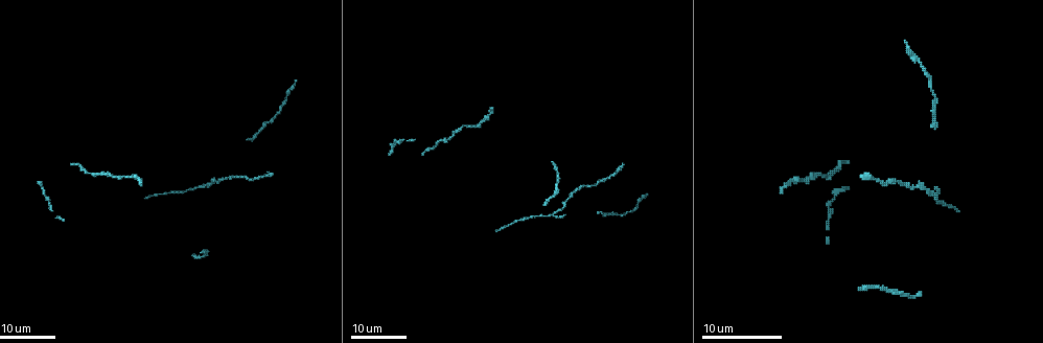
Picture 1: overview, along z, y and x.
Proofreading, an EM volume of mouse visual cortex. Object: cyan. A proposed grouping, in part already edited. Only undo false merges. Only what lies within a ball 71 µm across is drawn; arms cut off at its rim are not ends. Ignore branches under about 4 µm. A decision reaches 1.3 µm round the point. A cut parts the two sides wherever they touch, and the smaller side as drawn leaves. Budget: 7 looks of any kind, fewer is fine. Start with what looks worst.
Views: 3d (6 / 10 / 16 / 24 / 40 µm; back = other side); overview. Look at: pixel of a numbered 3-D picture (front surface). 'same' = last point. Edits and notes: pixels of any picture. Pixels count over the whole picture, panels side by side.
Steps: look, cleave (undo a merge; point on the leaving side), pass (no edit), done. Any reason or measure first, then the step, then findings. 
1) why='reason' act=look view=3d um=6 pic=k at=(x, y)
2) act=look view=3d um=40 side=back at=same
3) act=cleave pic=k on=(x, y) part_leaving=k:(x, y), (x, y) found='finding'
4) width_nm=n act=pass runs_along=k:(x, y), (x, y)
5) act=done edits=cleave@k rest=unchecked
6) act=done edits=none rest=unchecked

why='thick turns thin' act=look view=3d um=24 pic=1 at=(554, 213)

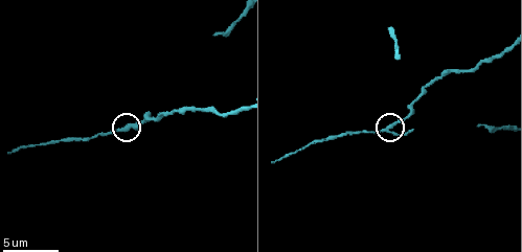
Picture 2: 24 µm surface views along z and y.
why='zoom in' act=look view=3d um=6 pic=2 at=(123, 130)

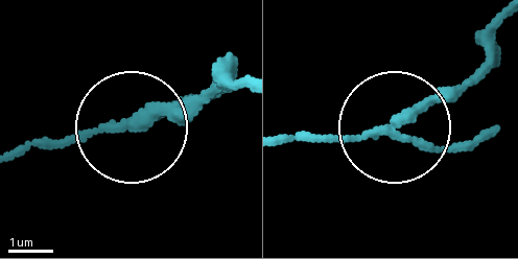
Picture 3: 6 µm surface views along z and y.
arms=3 act=pass runs_along=3:(23, 150), (143, 127), (229, 94) found='one neuron here'

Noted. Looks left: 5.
why='calibre changes' act=look view=3d um=6 pic=2 at=(79, 139)

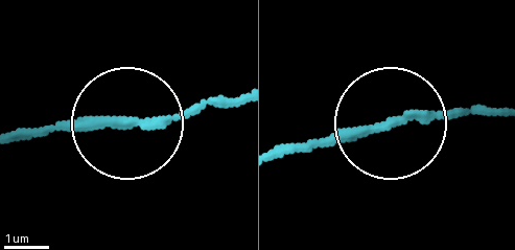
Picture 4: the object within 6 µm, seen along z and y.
act=look view=3d um=6 side=back pic=4 at=(389, 122)

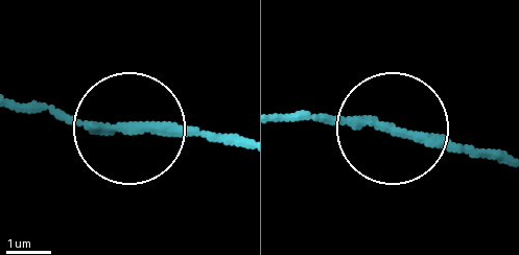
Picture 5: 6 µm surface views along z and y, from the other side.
act=pass runs_along=5:(327, 120), (502, 154) found='all the same neuron'

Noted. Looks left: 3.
act=look view=3d um=16 pic=2 at=(212, 110)

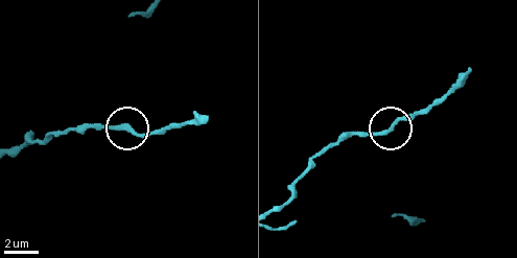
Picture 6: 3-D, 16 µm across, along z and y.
act=look view=3d um=6 pic=6 at=(388, 130)

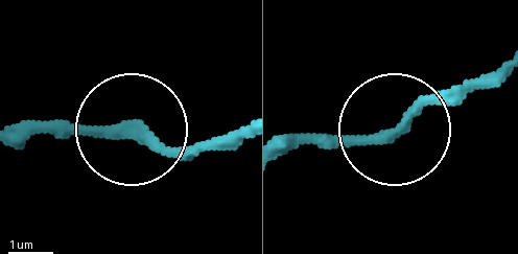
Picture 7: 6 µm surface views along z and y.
width_nm=240 act=pass runs_along=7:(283, 154), (395, 132), (481, 75) found='continuous, no second neuron'

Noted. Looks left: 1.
why='a narrow waist' act=look view=3d um=16 pic=2 at=(237, 19)

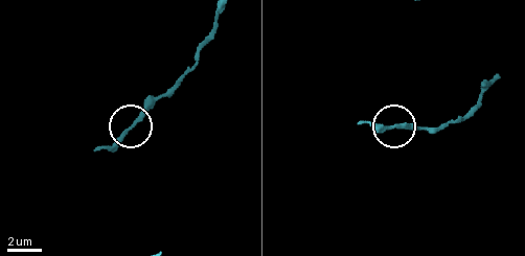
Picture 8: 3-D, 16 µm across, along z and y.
width_nm=210 act=pass found='one neuron here'

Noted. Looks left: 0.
act=done edits=none rest=unchecked

